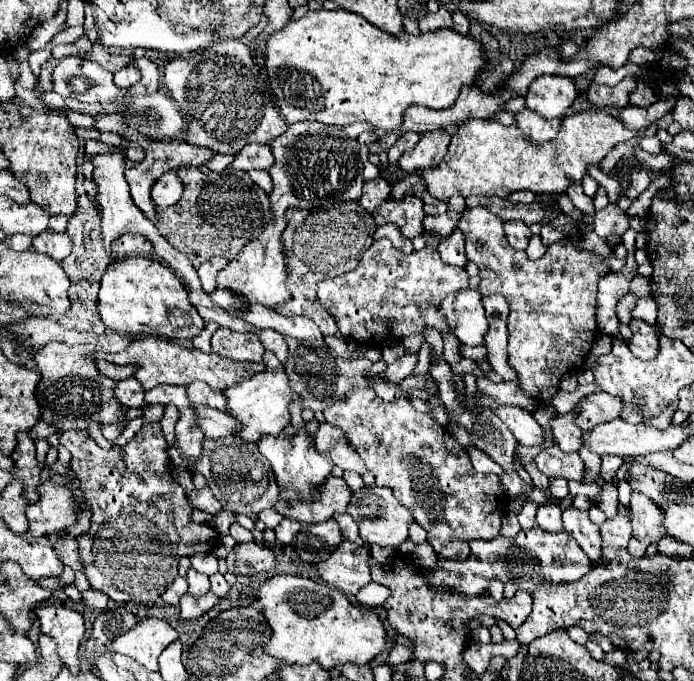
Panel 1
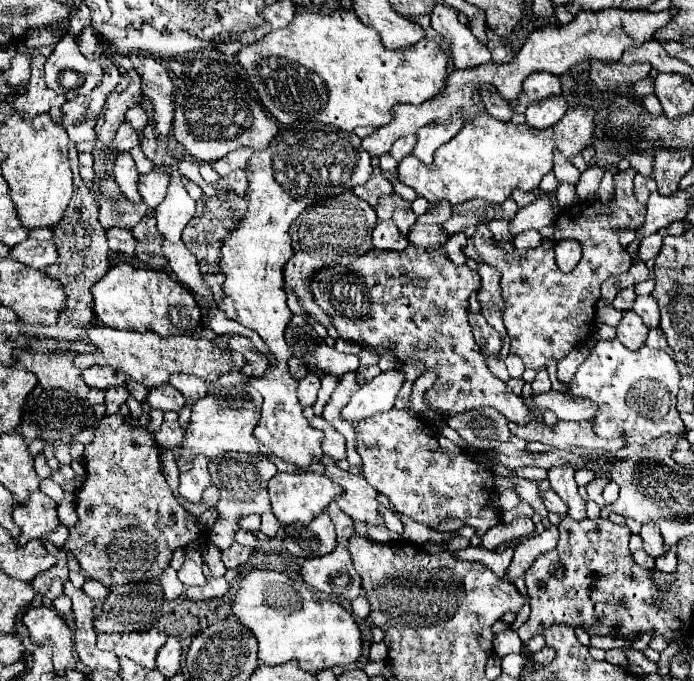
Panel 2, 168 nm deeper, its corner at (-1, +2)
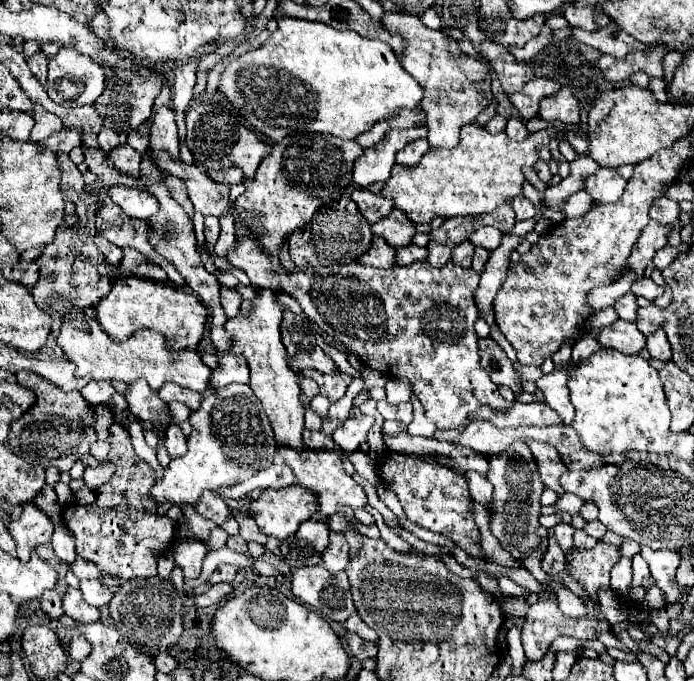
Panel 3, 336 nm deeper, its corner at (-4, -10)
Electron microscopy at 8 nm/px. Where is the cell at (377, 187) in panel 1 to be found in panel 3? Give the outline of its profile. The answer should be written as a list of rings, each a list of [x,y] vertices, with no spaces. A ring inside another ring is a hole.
[[[356,188],[352,192],[352,200],[358,204],[358,210],[362,212],[362,216],[366,220],[370,220],[370,224],[378,222],[382,216],[386,216],[394,208],[394,200],[382,198],[380,194],[374,194],[374,192],[368,192],[368,190],[360,190],[360,188]]]

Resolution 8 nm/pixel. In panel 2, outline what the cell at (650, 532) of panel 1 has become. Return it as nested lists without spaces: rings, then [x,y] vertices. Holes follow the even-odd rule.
[[[653,522],[643,524],[639,534],[641,534],[641,538],[643,538],[643,550],[645,550],[649,556],[657,558],[657,556],[661,556],[661,552],[665,552],[663,536],[661,536],[659,528],[655,528],[655,524],[653,524]]]

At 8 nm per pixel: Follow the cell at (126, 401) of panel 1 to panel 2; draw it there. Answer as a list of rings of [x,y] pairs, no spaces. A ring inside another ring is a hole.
[[[117,386],[117,388],[109,388],[107,396],[105,396],[105,406],[107,406],[107,414],[115,414],[129,398],[129,390],[125,386]]]

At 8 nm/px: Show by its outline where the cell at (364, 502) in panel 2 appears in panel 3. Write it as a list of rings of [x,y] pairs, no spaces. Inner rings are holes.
[[[280,448],[280,456],[294,470],[298,484],[304,486],[304,488],[308,488],[310,492],[314,492],[318,496],[318,508],[320,508],[322,514],[330,516],[334,512],[340,512],[344,504],[352,506],[354,510],[362,508],[366,504],[366,494],[364,494],[362,486],[358,486],[354,482],[354,478],[344,472],[342,458],[338,454],[328,452],[328,450],[324,450],[324,452],[312,452],[312,450],[308,450],[308,452],[304,452],[300,456],[298,452],[294,452],[290,448]]]

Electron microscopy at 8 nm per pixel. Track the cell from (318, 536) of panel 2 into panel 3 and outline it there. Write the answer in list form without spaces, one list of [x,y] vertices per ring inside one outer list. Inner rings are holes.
[[[306,520],[300,524],[298,532],[286,540],[282,540],[280,550],[284,560],[292,568],[314,566],[322,562],[322,552],[328,546],[328,526],[324,522]]]

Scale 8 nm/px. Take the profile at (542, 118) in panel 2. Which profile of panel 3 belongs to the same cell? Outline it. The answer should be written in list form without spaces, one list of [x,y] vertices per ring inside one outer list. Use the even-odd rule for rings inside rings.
[[[568,86],[560,88],[556,94],[546,96],[540,102],[540,112],[538,116],[546,122],[560,120],[564,124],[578,124],[580,122],[580,106],[576,96]]]

